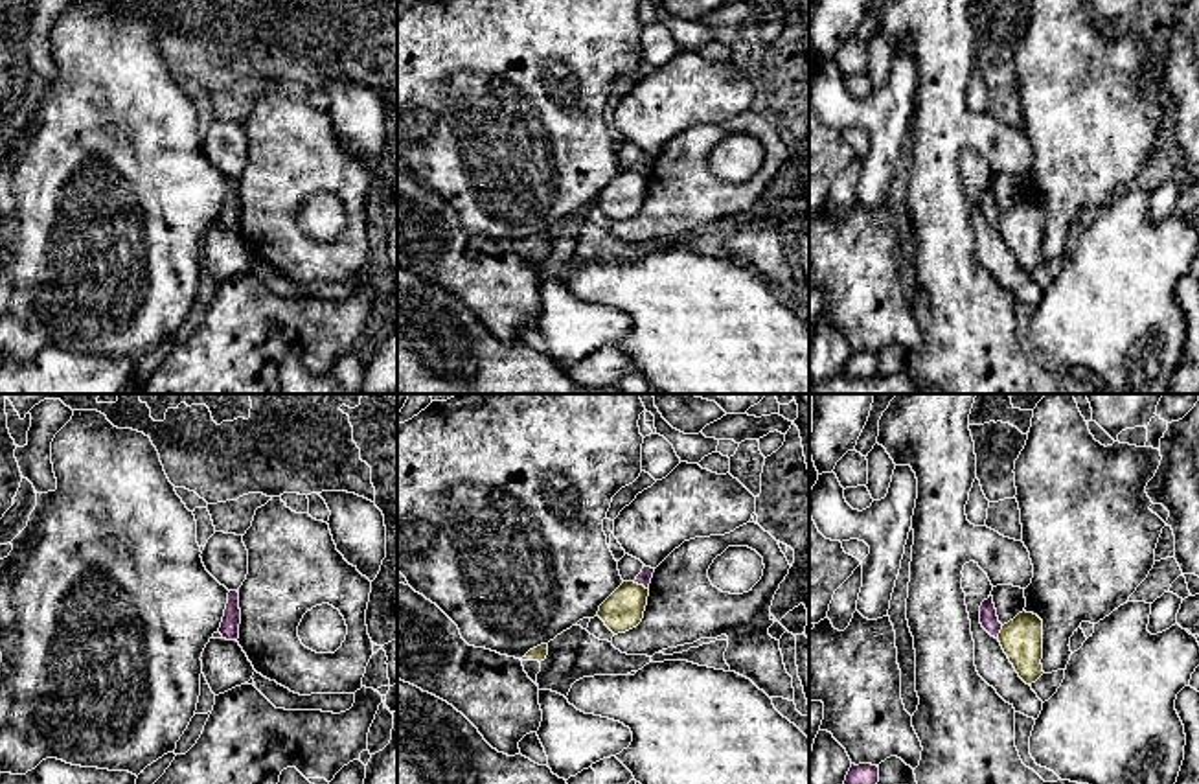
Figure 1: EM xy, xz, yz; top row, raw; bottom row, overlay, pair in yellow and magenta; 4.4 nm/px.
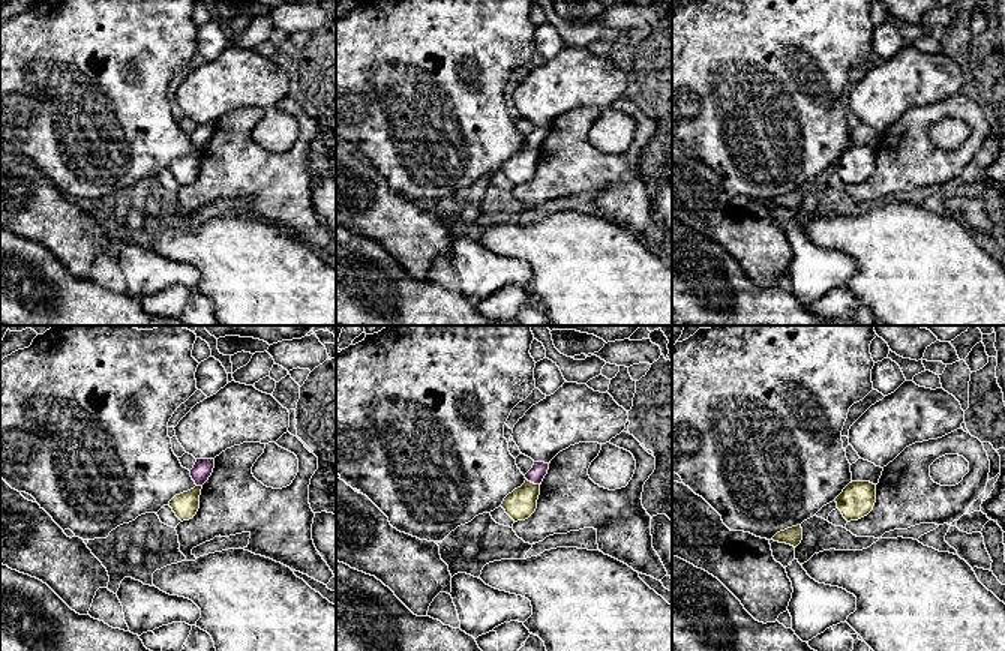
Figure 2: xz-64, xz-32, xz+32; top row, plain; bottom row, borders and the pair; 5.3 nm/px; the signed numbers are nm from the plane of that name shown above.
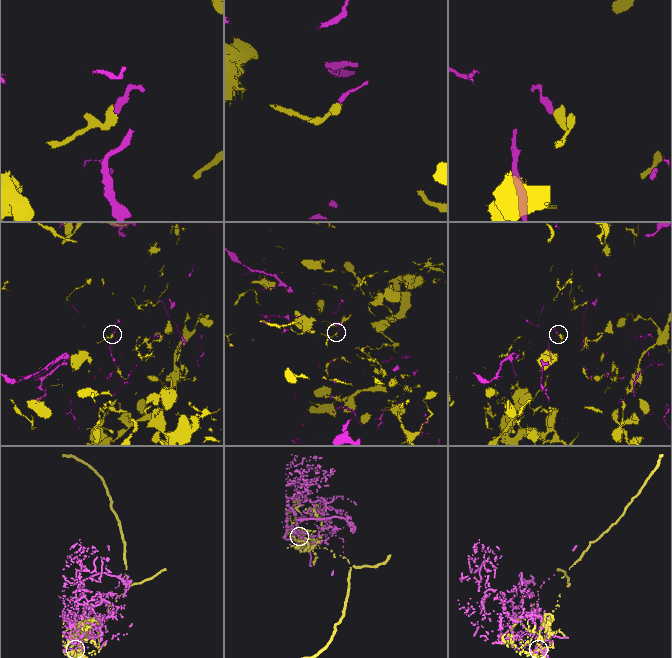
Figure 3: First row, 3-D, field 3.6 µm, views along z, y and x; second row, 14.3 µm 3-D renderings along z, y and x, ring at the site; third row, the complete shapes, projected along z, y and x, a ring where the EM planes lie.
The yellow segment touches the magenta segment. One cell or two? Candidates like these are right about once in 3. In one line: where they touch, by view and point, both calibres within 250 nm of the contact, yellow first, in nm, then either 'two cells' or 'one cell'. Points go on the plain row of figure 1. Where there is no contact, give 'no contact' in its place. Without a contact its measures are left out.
meets yellow in xz at (640, 173); 180 nm thick on the yellow side, 60 nm on the other; two cells

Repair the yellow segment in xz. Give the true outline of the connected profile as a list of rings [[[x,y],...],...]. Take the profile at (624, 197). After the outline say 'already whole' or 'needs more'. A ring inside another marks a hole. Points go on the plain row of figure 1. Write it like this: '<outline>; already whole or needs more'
[[[623,169],[601,193],[598,204],[614,221],[636,215],[647,193],[649,177],[634,169]]]; already whole

